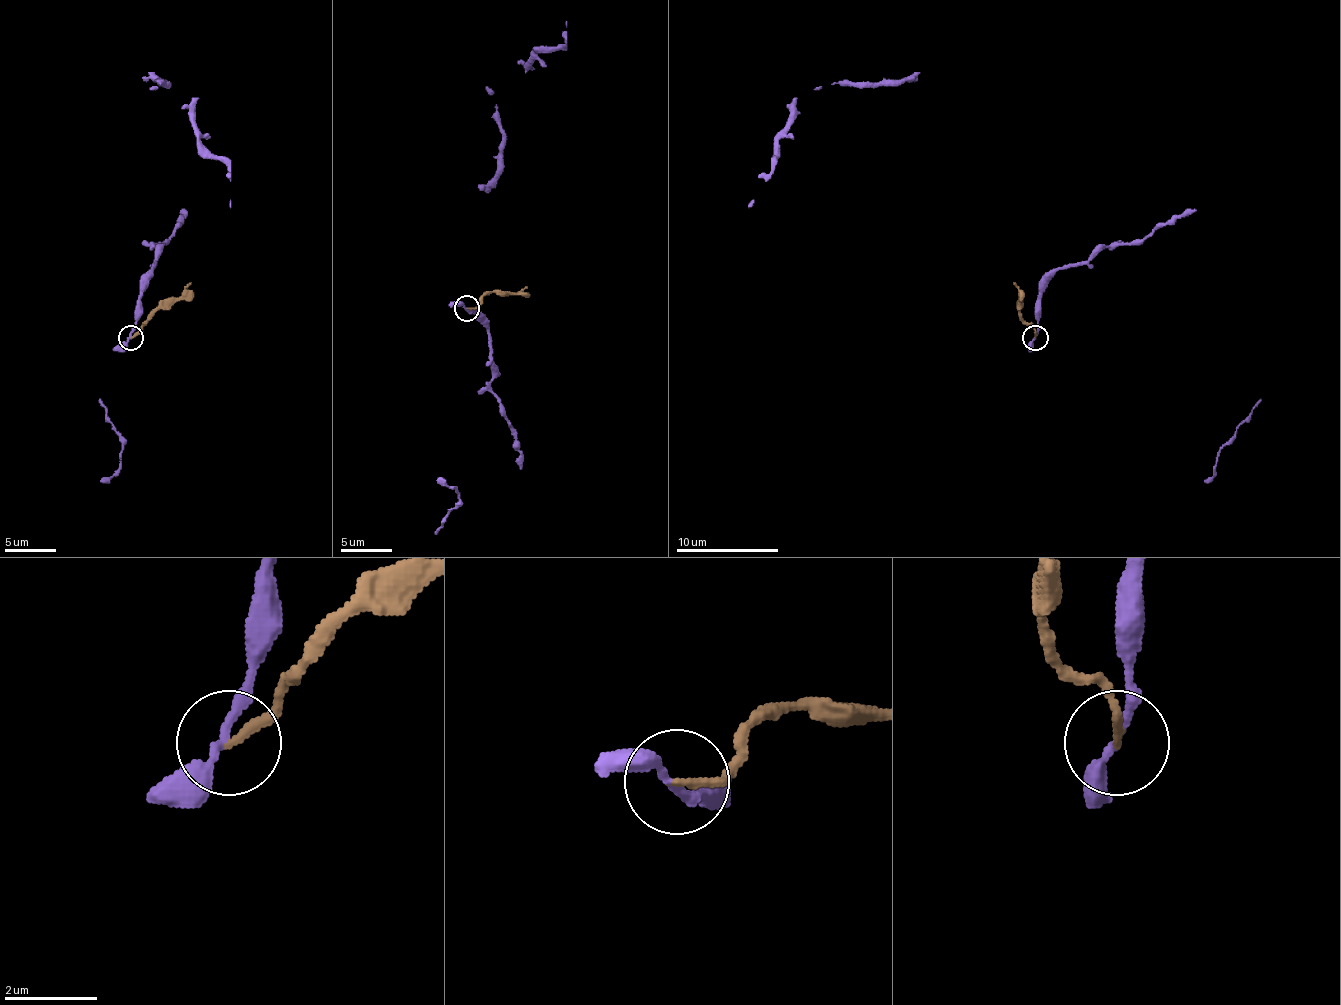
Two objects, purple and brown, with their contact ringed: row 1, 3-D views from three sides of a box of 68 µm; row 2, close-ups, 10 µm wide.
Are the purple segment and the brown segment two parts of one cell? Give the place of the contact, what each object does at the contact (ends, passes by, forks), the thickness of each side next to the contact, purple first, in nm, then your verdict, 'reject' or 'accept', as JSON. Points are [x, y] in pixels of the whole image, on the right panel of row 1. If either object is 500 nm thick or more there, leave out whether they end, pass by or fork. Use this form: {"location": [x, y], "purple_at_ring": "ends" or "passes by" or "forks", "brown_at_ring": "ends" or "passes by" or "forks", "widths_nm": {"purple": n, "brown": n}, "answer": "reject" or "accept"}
{"location": [1035, 337], "purple_at_ring": "passes by", "brown_at_ring": "ends", "widths_nm": {"purple": 170, "brown": 190}, "answer": "reject"}

